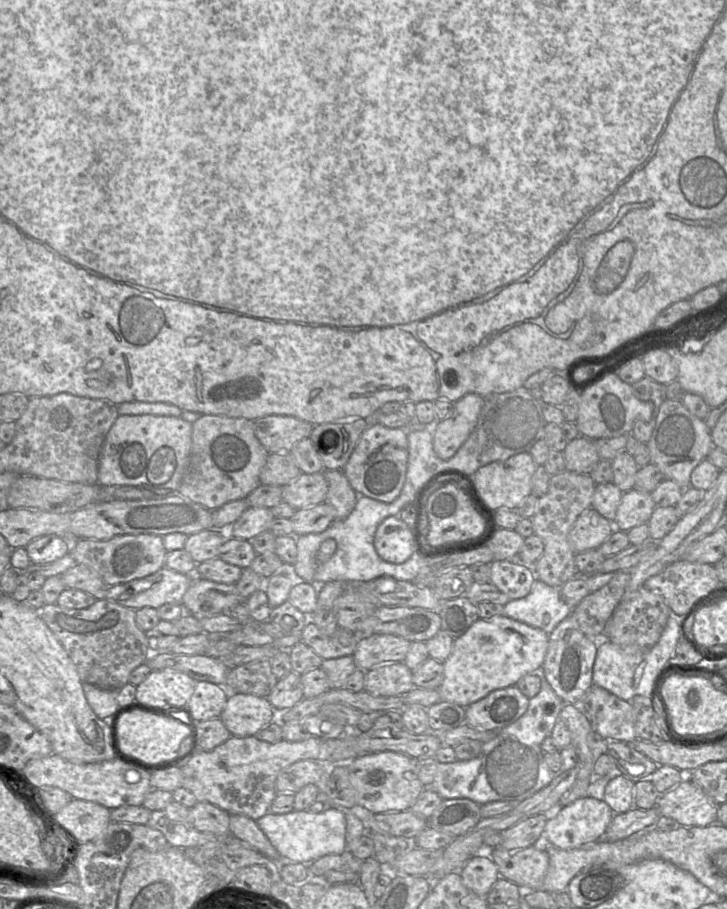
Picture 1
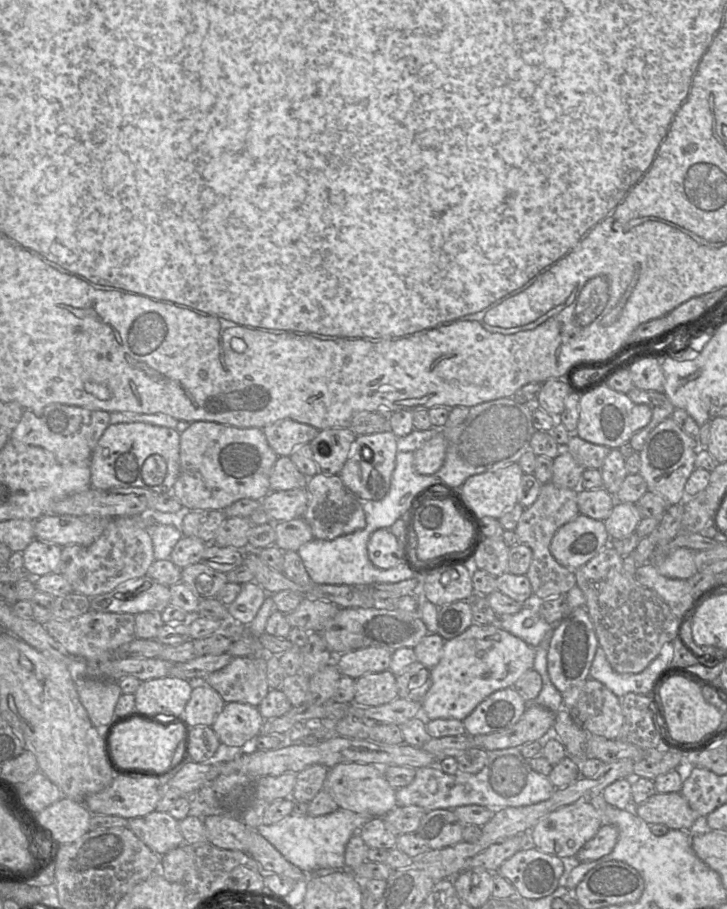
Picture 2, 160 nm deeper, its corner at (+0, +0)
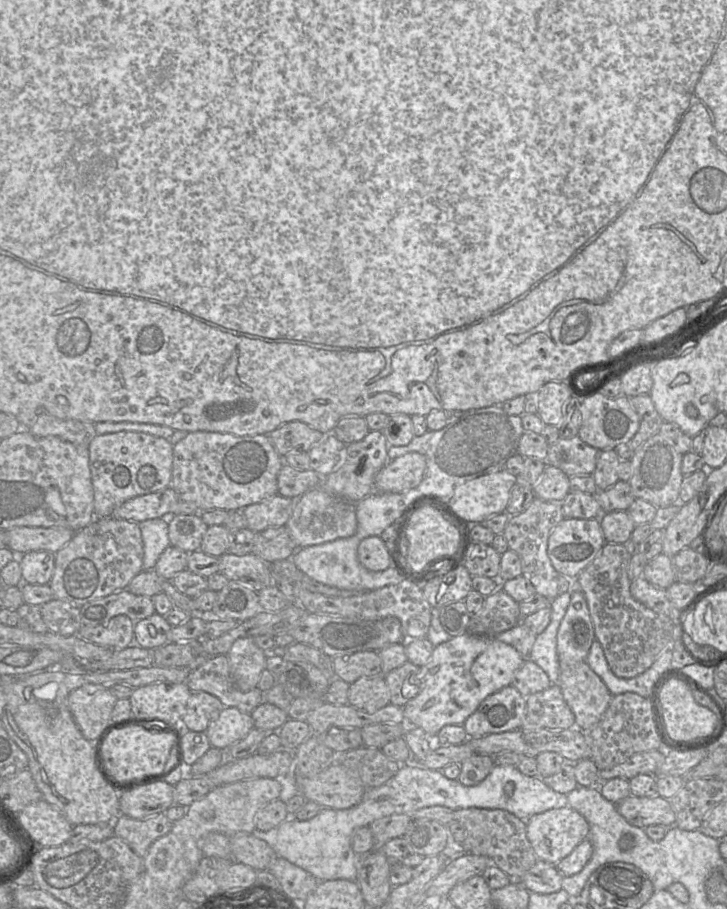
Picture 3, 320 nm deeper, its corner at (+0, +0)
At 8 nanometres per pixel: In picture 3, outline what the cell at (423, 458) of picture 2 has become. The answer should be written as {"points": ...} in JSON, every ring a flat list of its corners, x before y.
{"points":[[409,452,389,460,376,474,374,490,400,493,417,487,424,478,426,458,418,452]]}

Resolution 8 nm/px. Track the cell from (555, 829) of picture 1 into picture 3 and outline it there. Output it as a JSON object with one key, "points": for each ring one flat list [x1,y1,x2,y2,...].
{"points":[[568,805,556,807,531,816,526,821,527,838,537,858,549,864,557,864,567,857,584,839,588,839,589,824,576,810]]}

